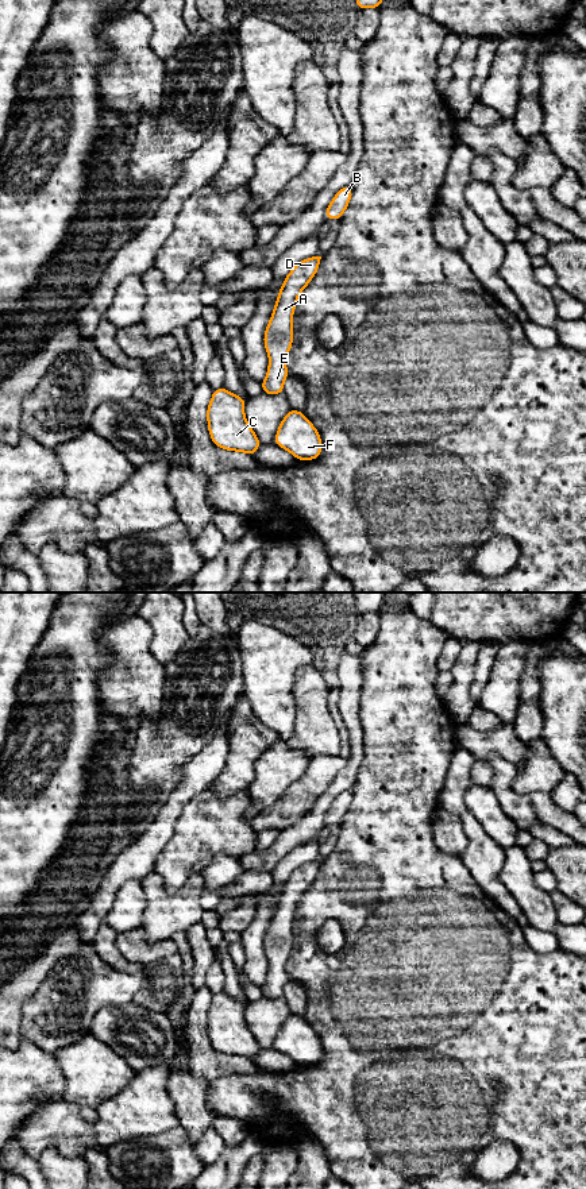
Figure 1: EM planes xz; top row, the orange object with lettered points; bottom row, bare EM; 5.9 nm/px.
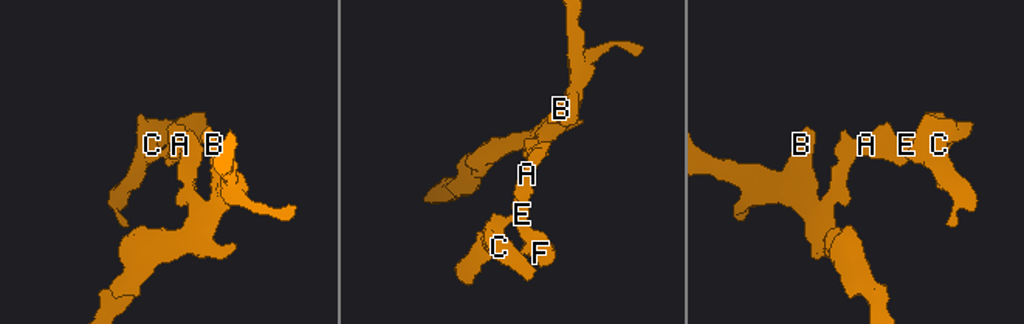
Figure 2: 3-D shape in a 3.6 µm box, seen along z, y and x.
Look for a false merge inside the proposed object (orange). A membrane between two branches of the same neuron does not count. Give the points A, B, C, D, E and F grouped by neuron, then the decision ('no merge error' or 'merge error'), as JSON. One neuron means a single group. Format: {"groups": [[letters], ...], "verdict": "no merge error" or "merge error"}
{"groups": [["A", "B", "C", "D", "E", "F"]], "verdict": "no merge error"}

